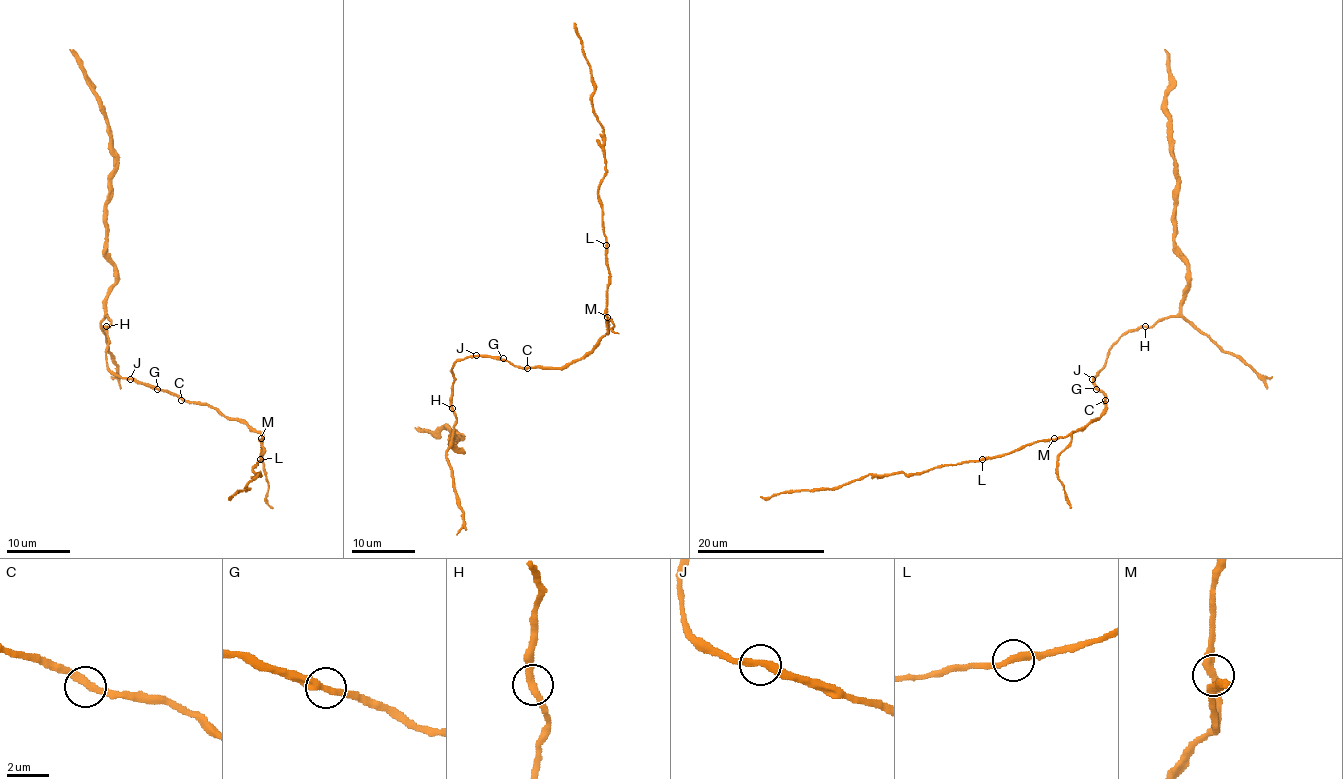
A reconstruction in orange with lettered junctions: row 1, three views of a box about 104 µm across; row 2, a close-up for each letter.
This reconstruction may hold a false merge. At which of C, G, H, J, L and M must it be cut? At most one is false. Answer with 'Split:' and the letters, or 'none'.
Split: none

